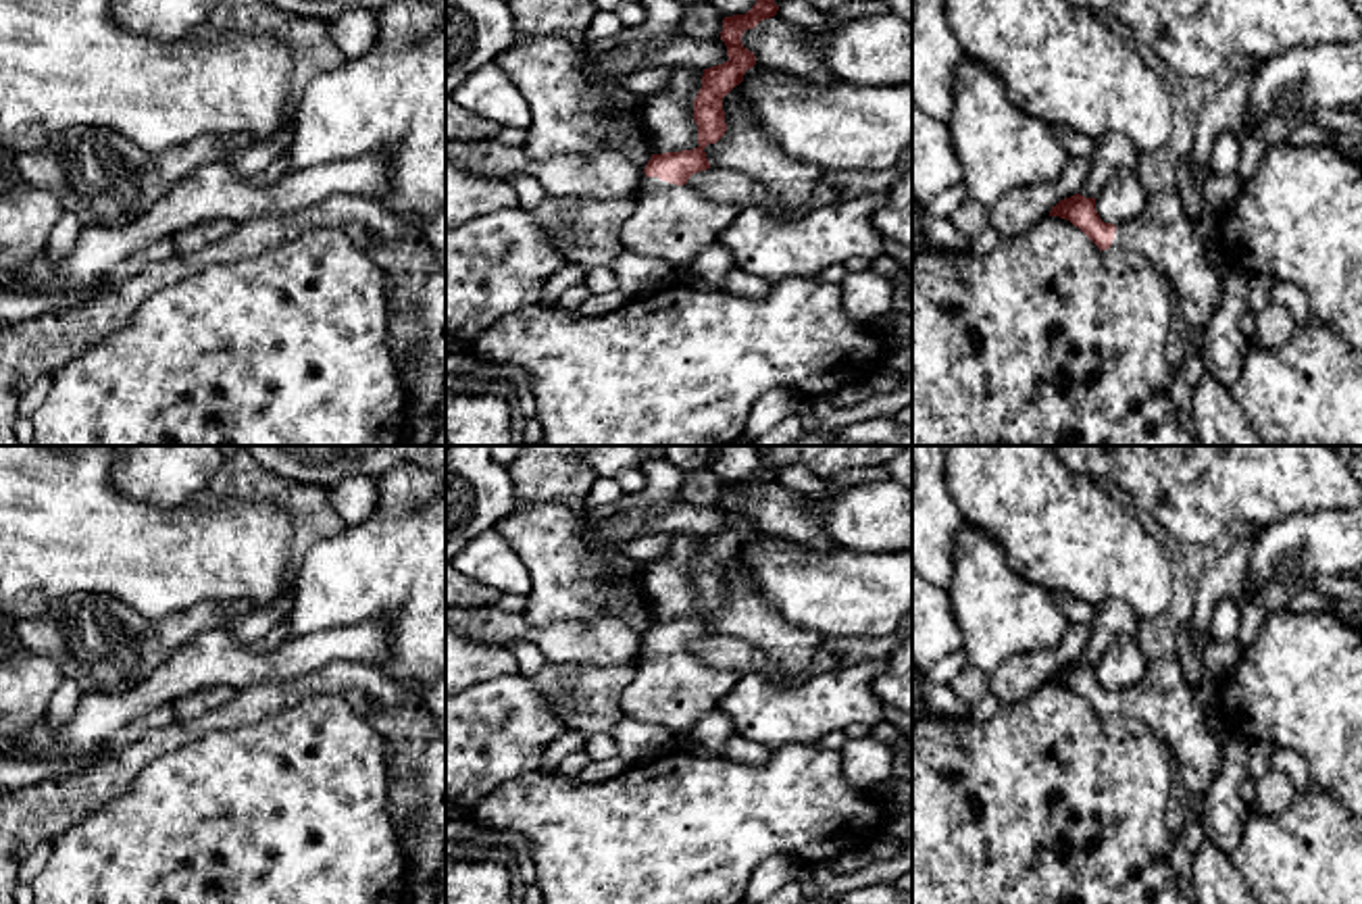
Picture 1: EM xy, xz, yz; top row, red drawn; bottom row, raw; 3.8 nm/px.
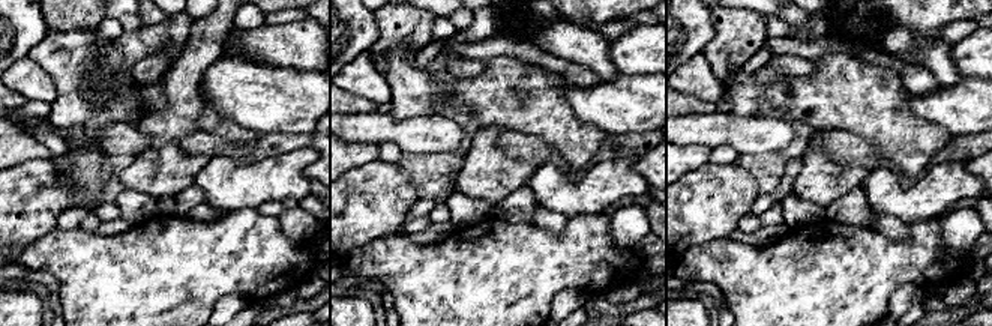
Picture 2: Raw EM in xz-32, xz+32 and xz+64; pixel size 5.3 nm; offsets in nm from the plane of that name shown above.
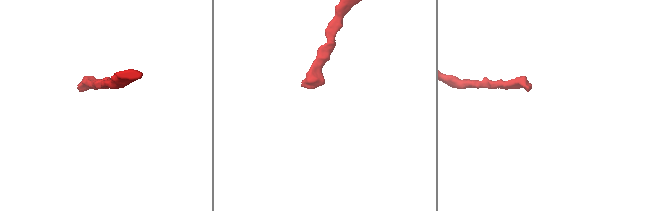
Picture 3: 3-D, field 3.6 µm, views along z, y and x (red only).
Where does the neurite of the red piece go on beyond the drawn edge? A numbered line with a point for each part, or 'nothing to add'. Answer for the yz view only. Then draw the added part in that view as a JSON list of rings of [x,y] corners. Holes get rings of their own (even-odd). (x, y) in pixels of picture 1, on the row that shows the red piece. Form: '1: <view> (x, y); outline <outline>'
1: yz (1163, 234); outline [[[1179,190],[1152,192],[1139,217],[1116,225],[1110,248],[1141,254],[1166,277],[1187,327],[1208,325],[1222,300],[1225,265],[1206,258]]]

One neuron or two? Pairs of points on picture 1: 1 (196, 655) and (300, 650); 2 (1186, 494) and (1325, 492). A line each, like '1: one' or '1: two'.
1: one
2: one

